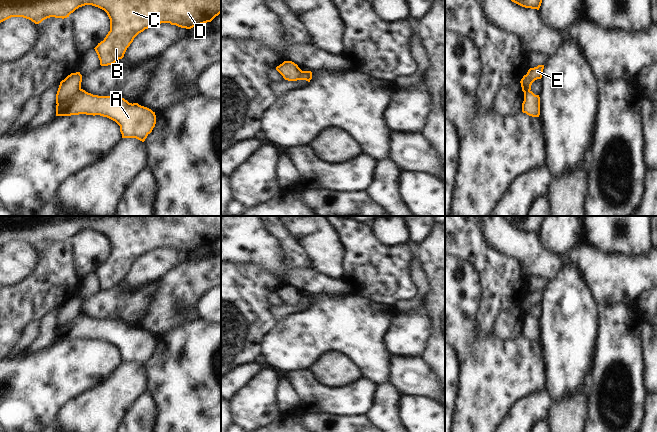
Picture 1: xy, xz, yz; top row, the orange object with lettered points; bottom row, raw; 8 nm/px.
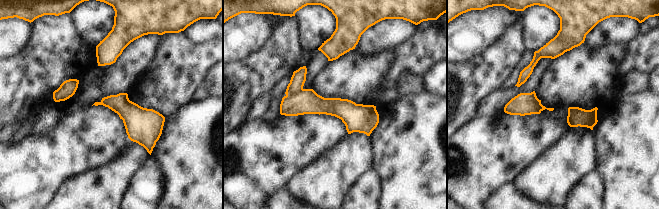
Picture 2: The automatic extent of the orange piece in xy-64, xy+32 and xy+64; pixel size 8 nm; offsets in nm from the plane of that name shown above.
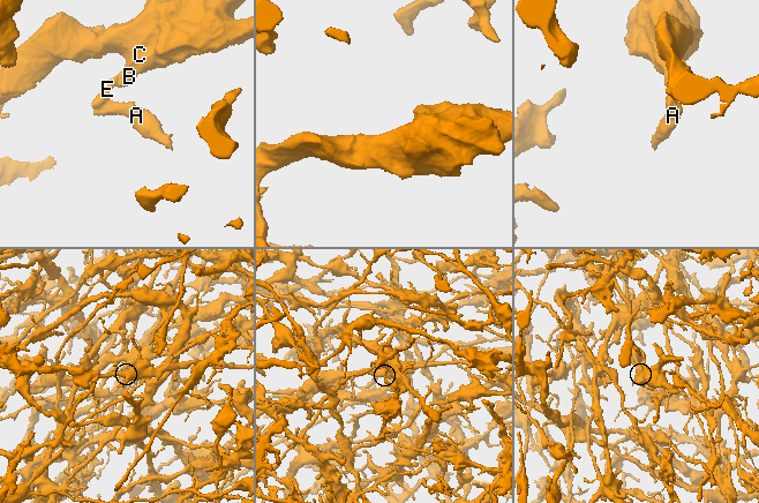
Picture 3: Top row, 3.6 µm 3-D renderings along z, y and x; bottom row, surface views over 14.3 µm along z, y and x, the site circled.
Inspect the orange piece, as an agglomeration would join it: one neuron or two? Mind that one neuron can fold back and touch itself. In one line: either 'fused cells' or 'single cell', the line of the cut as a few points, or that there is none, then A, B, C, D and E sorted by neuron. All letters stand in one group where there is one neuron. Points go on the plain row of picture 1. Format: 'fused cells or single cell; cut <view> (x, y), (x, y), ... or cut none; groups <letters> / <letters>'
fused cells; cut xy (80, 312), (68, 323), (57, 328); groups A / B C D E

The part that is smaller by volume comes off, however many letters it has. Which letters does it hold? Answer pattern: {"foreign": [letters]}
{"foreign": ["A"]}

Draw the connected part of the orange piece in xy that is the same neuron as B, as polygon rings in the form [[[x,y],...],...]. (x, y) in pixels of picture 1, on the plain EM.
[[[0,216],[0,247],[11,241],[23,241],[35,248],[50,241],[64,243],[85,229],[92,229],[104,234],[110,243],[110,255],[104,264],[94,272],[100,289],[108,290],[122,283],[134,262],[152,250],[170,247],[181,252],[191,253],[197,249],[211,246],[221,237],[221,216]]]

